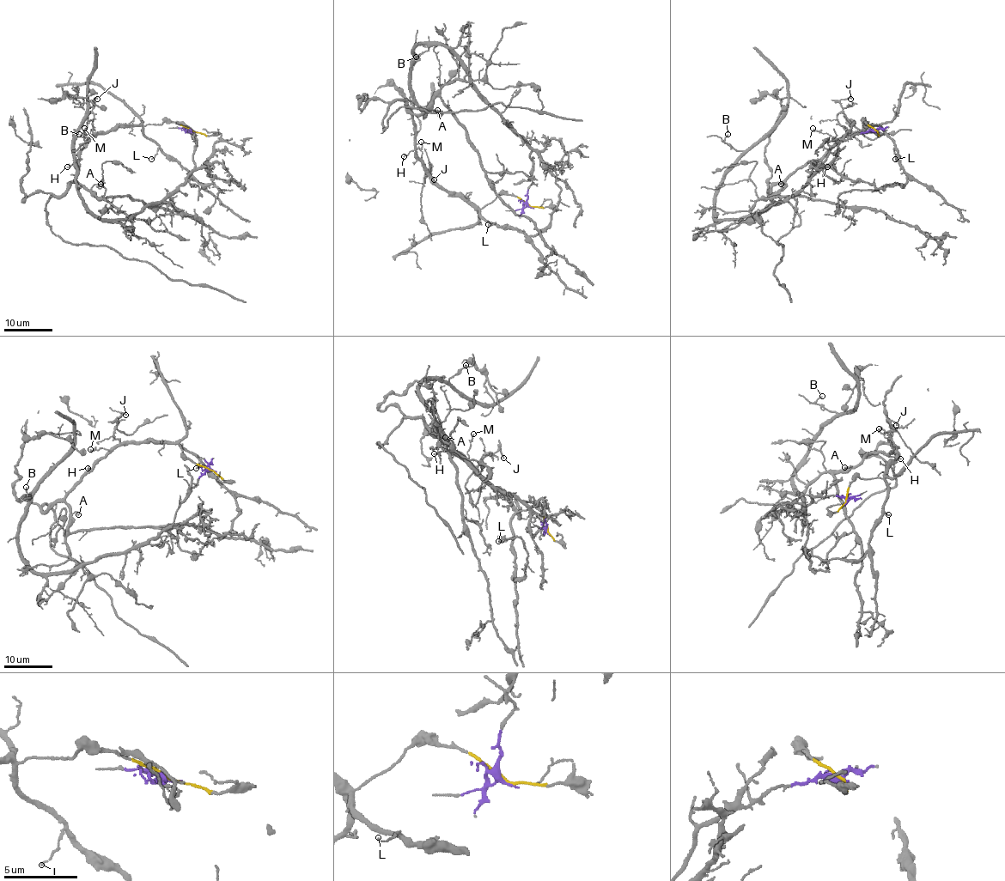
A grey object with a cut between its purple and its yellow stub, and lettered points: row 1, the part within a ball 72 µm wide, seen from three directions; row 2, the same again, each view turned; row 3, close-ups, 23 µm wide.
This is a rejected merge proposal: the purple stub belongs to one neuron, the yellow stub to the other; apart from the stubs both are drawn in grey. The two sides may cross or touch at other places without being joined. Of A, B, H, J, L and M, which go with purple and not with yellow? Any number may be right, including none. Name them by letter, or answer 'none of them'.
B

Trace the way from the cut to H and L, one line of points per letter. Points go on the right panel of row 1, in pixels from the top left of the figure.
H: (876, 131), (864, 121), (880, 125), (849, 132), (821, 161), (827, 167)
L: (876, 131), (864, 121), (878, 124), (881, 127), (894, 147), (895, 159)

